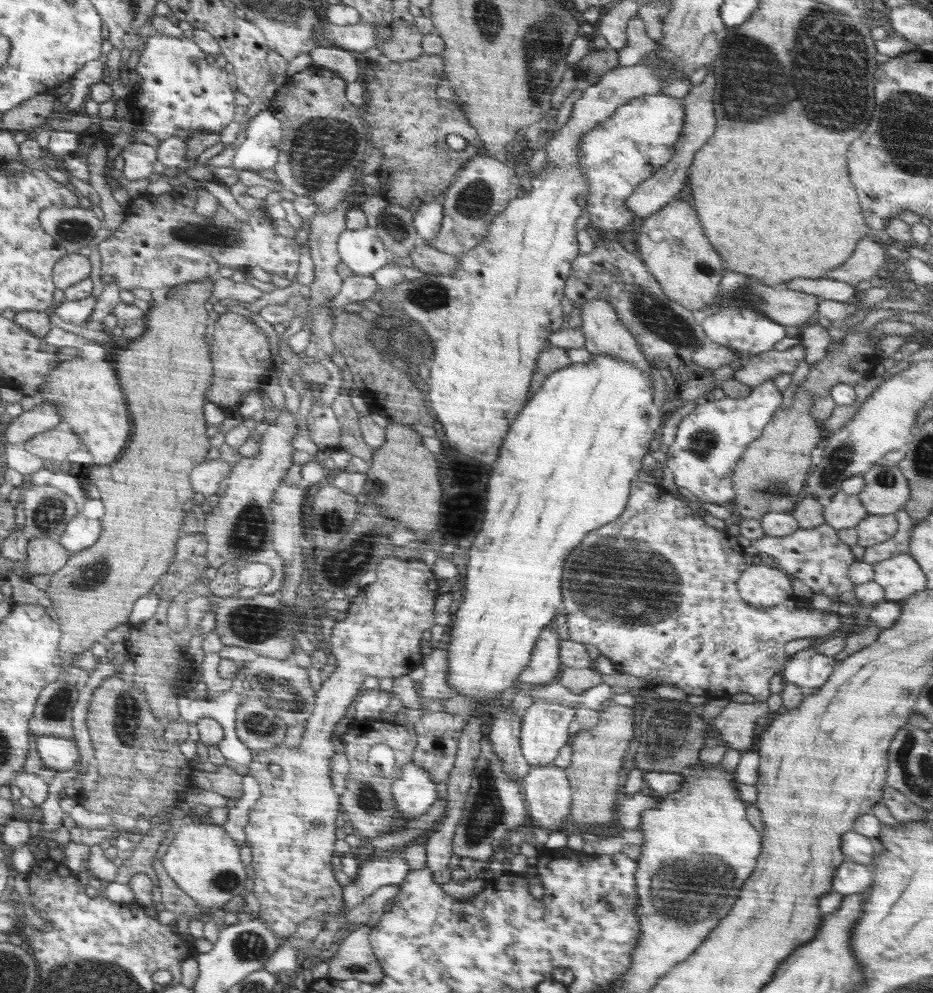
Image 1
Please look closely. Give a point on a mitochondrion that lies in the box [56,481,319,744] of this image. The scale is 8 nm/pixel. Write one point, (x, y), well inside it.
(282, 689)

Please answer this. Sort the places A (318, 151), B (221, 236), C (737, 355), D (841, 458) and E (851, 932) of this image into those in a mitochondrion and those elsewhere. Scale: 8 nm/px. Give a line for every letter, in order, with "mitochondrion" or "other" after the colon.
A: mitochondrion
B: mitochondrion
C: other
D: mitochondrion
E: other

